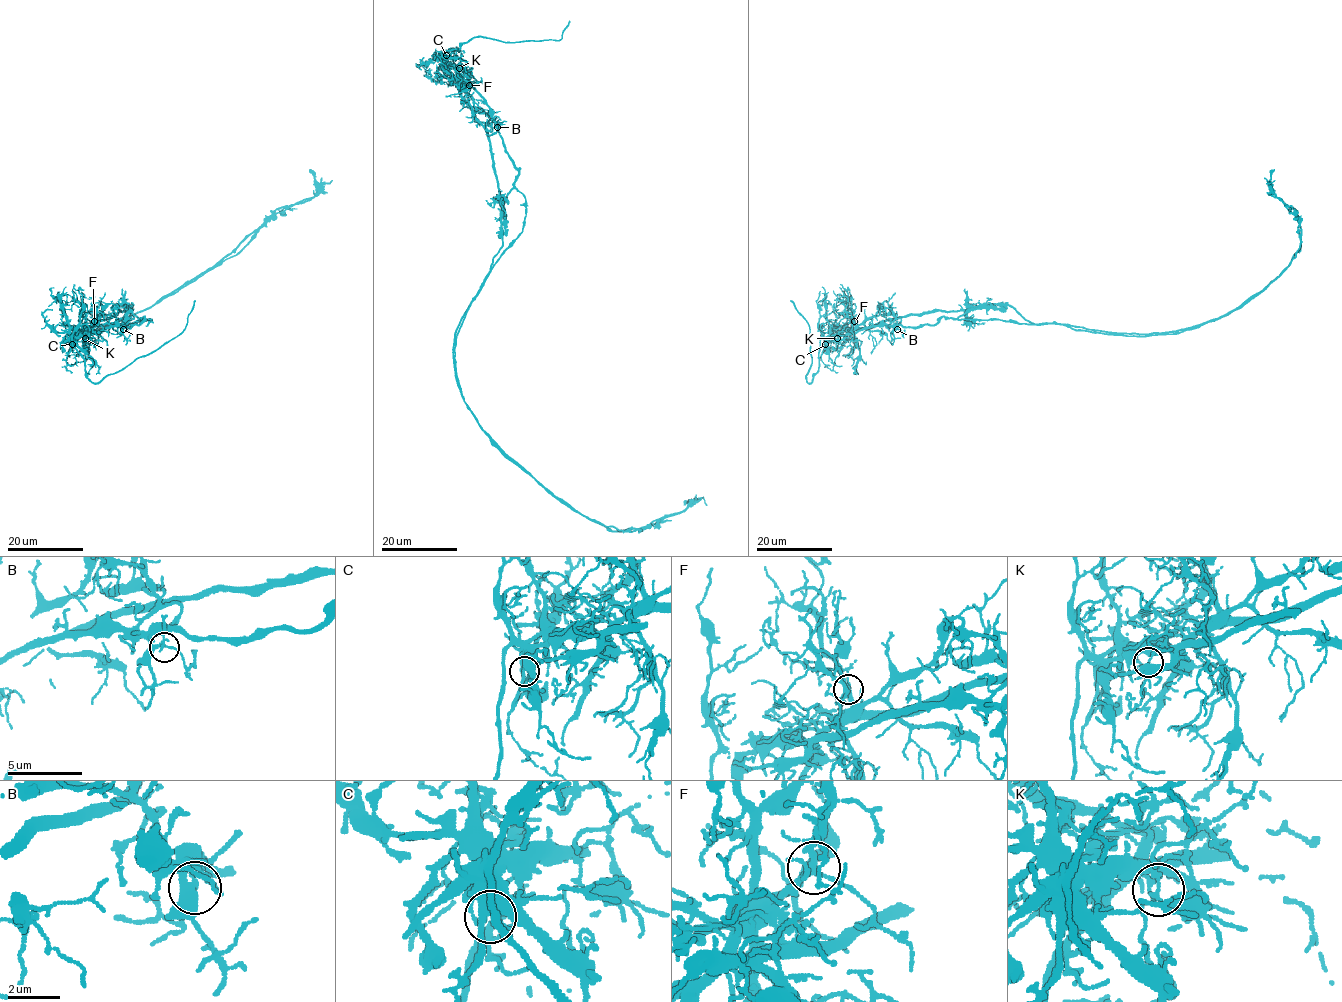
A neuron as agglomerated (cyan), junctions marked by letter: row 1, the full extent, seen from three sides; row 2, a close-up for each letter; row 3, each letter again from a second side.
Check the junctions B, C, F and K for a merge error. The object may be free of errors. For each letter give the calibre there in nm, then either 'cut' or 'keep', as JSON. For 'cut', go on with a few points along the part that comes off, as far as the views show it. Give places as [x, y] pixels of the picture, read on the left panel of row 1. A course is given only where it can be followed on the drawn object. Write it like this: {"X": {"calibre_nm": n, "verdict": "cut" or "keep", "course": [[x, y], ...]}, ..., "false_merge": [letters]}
{"B": {"calibre_nm": 150, "verdict": "keep"}, "C": {"calibre_nm": 400, "verdict": "keep"}, "F": {"calibre_nm": 200, "verdict": "keep"}, "K": {"calibre_nm": 180, "verdict": "cut", "course": [[85, 338], [151, 320], [80, 335], [149, 308], [238, 252], [275, 214], [316, 194], [309, 169]]}, "false_merge": ["K"]}

